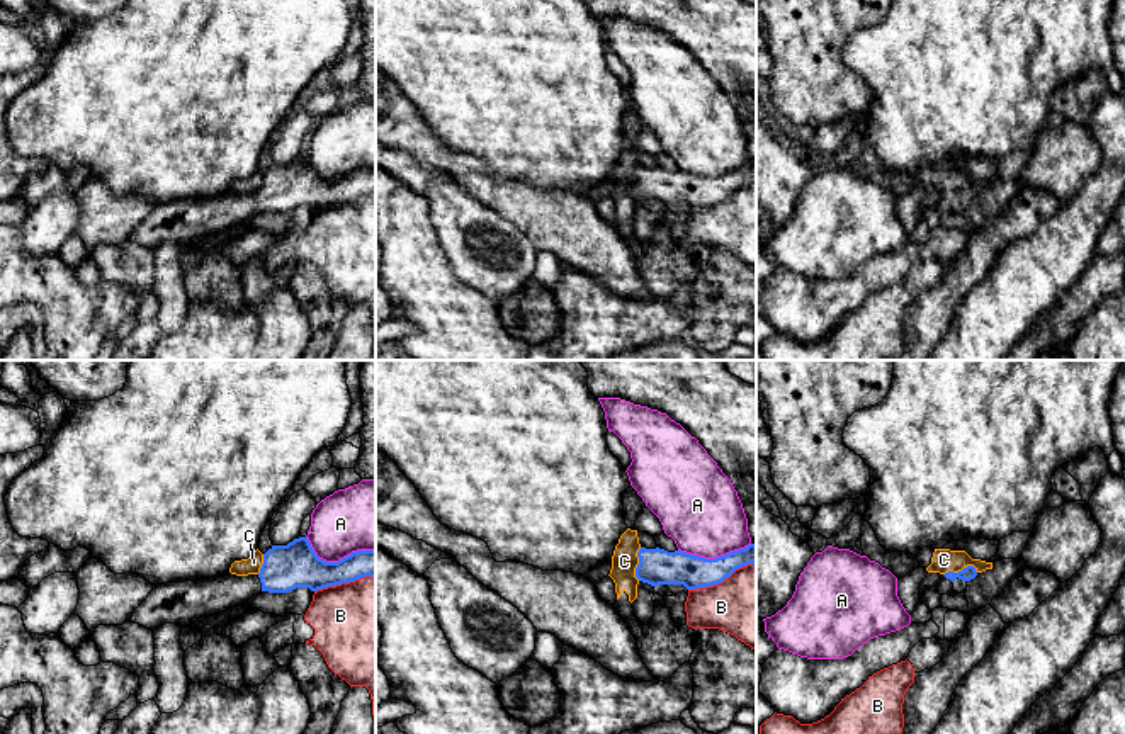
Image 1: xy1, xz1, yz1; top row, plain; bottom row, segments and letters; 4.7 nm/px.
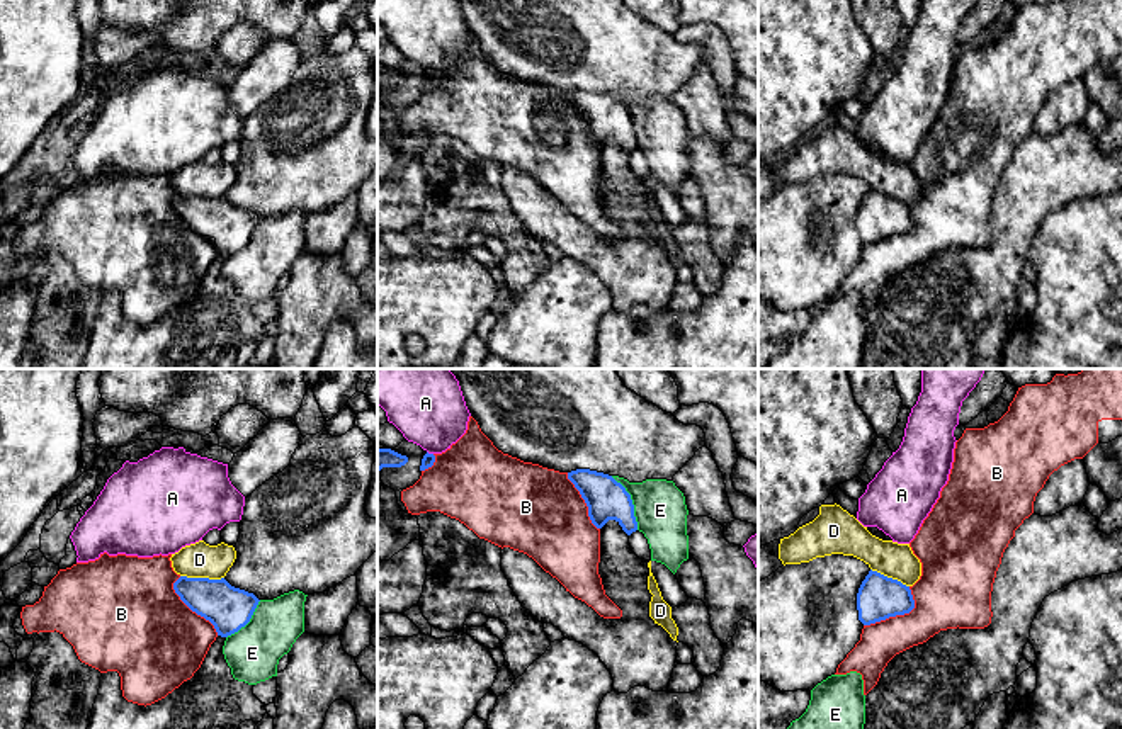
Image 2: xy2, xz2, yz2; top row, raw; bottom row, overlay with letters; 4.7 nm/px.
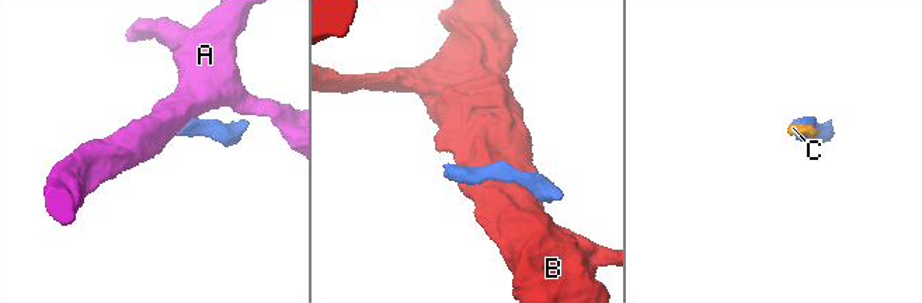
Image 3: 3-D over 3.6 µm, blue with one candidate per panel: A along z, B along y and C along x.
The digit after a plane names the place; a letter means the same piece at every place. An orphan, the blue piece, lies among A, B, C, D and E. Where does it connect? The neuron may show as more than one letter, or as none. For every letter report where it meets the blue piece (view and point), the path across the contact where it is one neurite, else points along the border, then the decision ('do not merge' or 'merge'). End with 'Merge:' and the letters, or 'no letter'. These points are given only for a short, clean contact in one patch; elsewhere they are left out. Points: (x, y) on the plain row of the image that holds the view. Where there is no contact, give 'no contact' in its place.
A: contact xy1 (339, 180); do not merge
B: contact yz2 (898, 233); do not merge
C: contact yz1 (962, 189); border yz1 (978, 191), (972, 186), (964, 186), (944, 194); do not merge
D: contact xy2 (203, 197); do not merge
E: contact xz2 (631, 121); border xz2 (611, 96), (629, 114), (638, 148); do not merge
Merge: no letter

